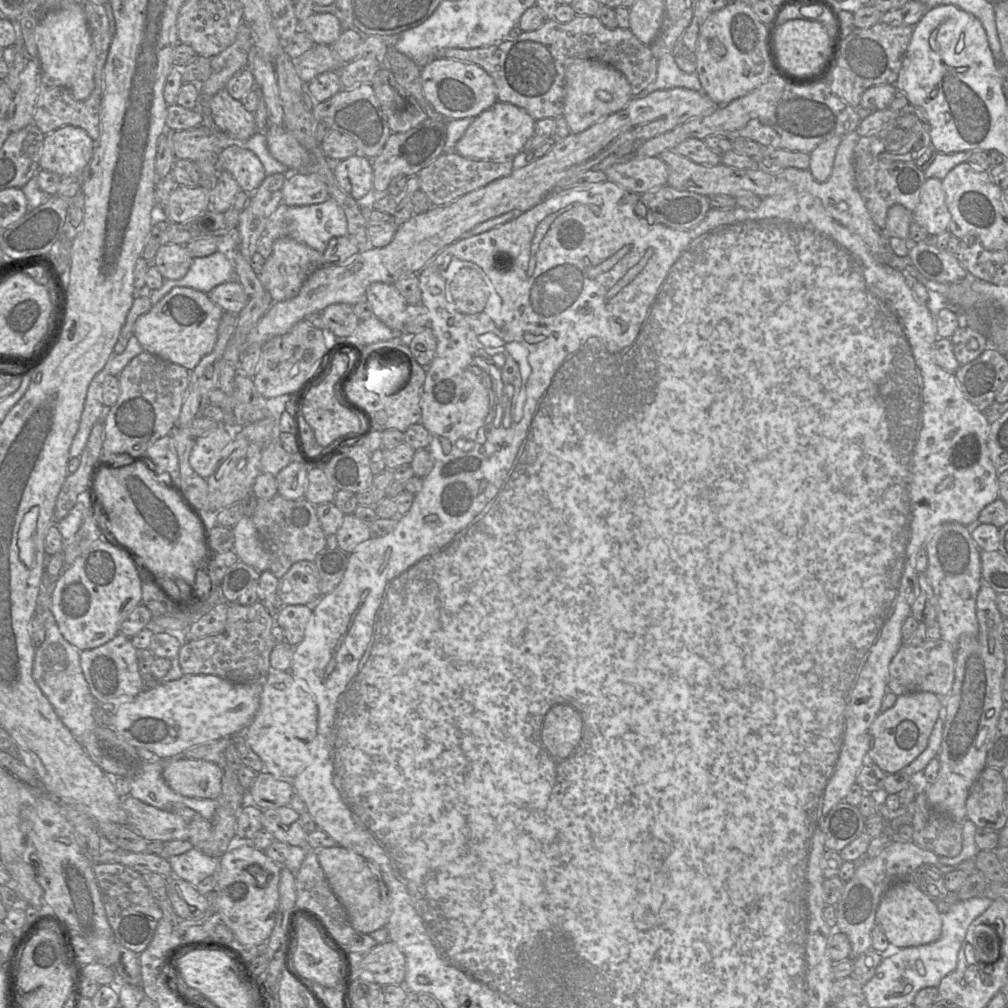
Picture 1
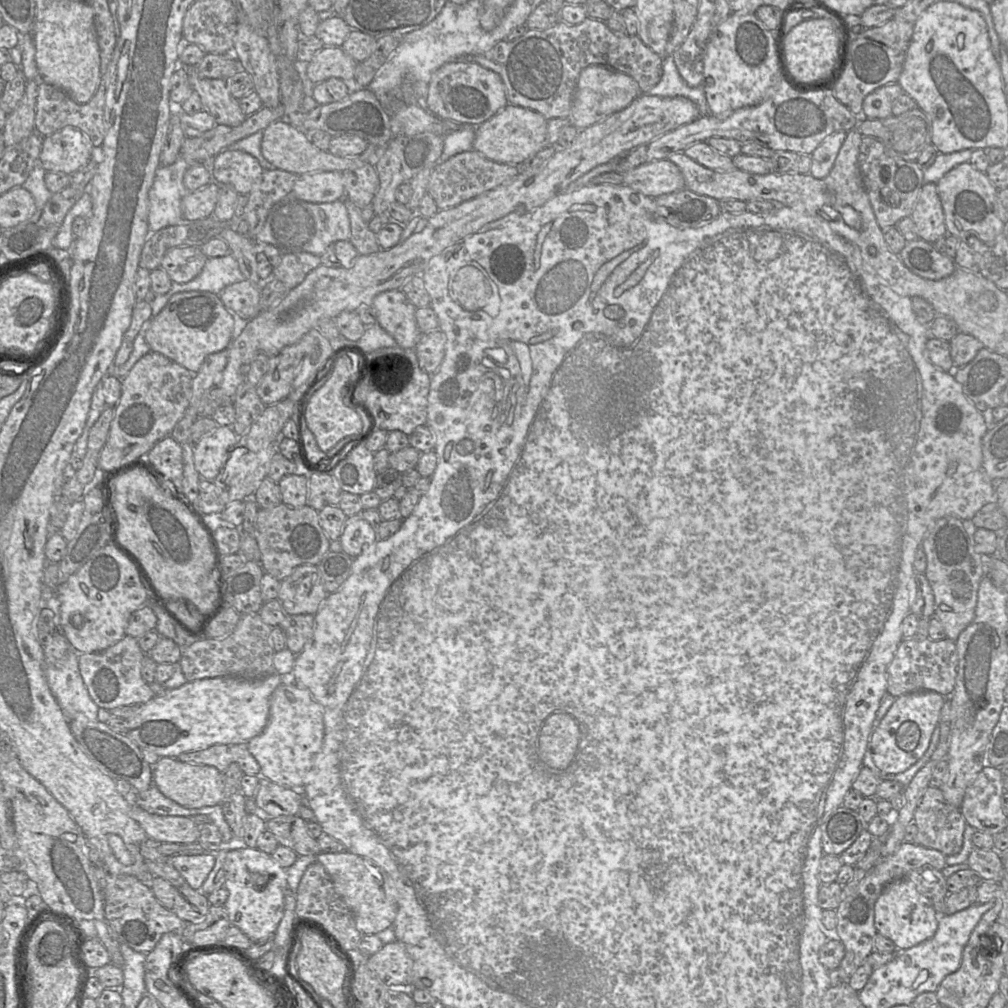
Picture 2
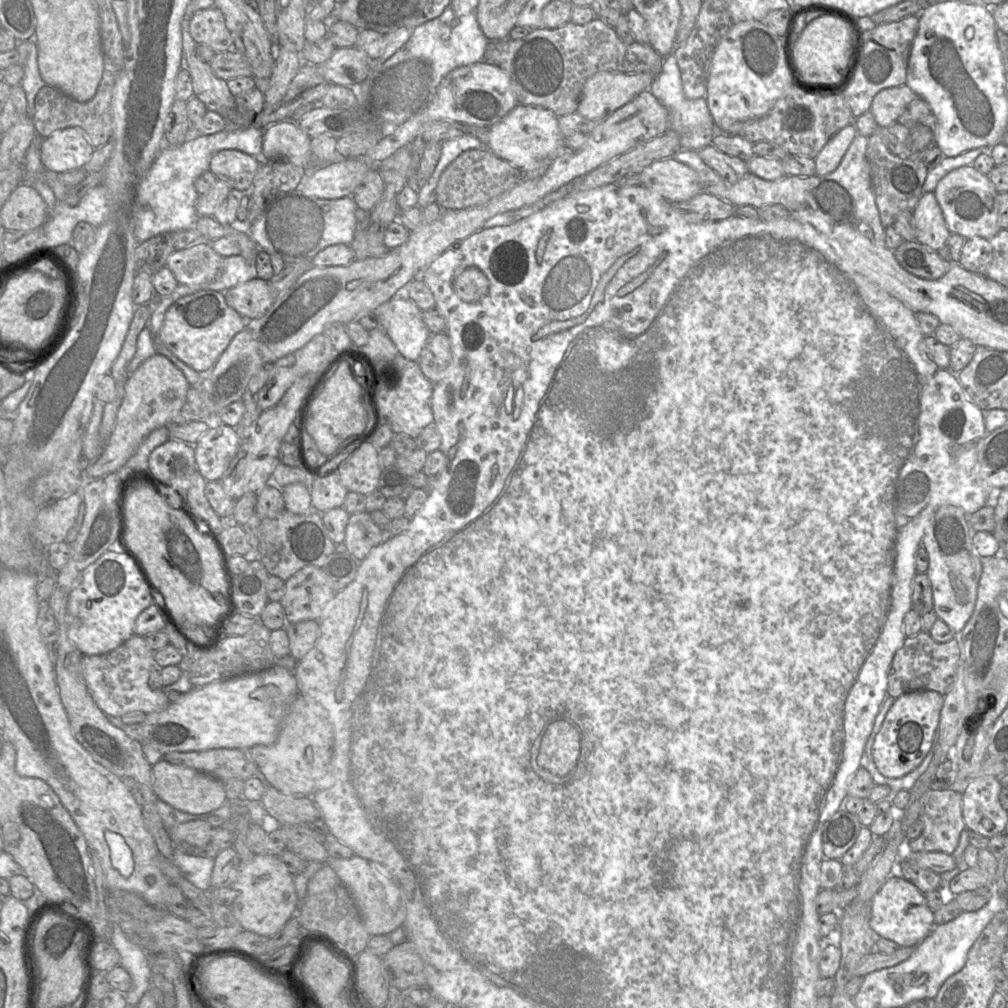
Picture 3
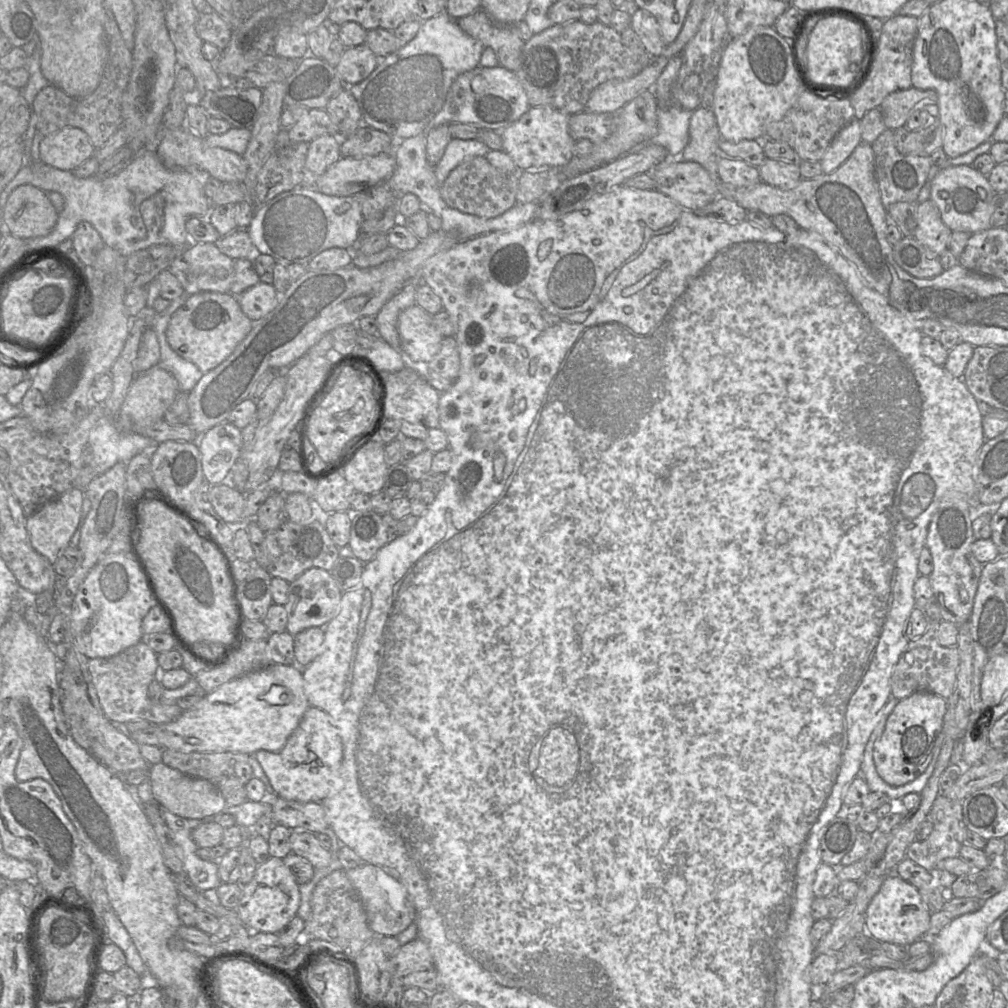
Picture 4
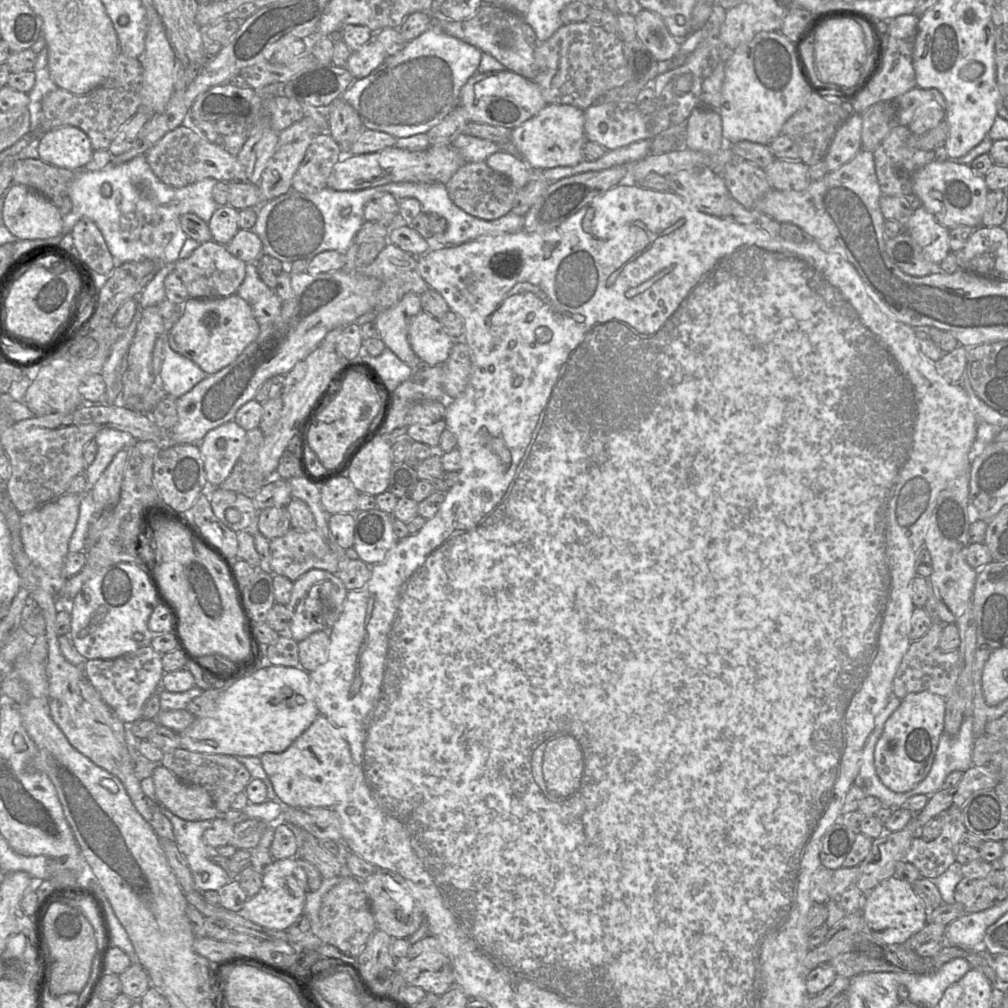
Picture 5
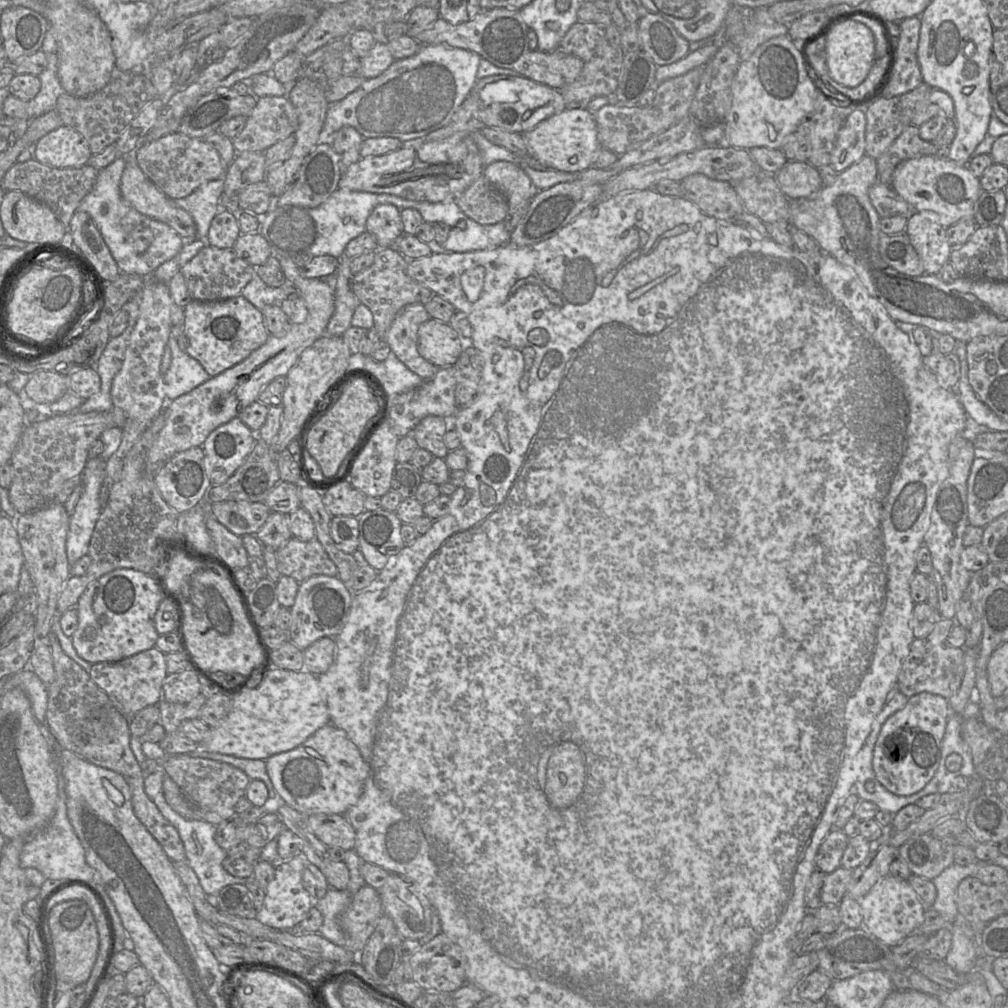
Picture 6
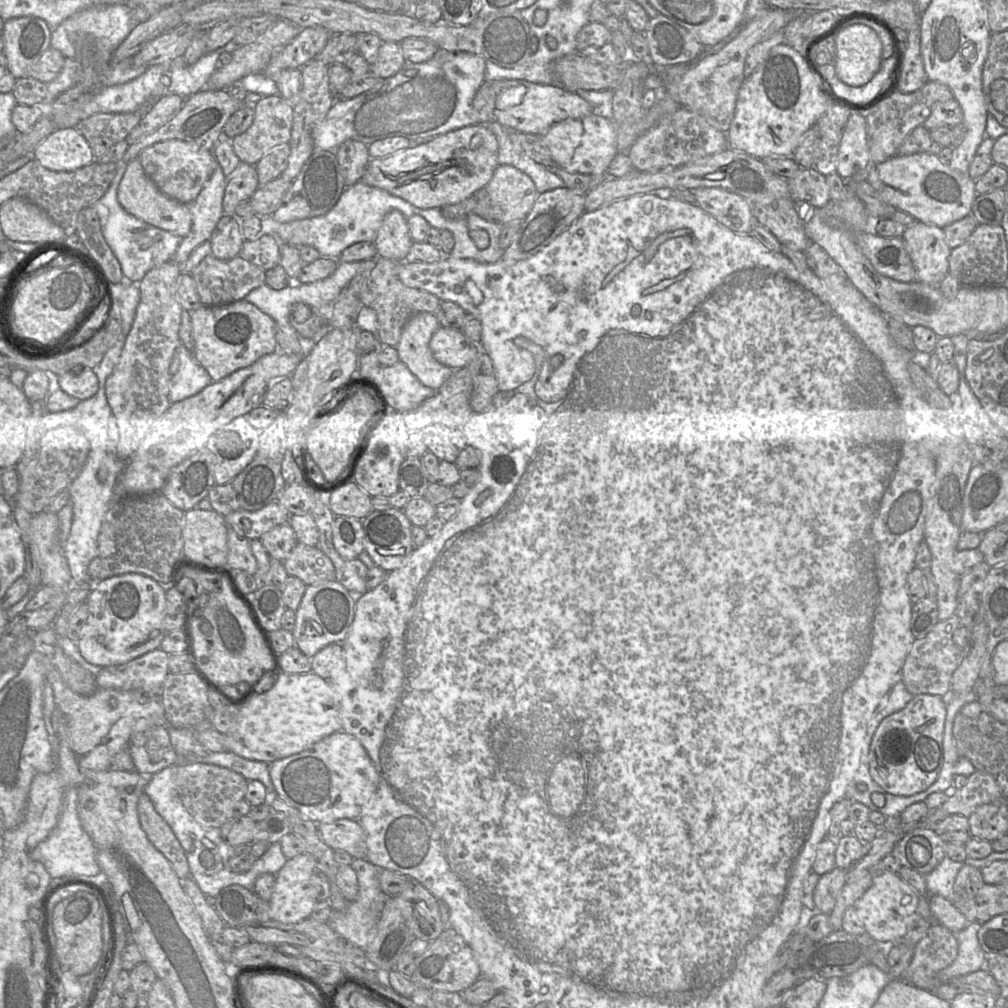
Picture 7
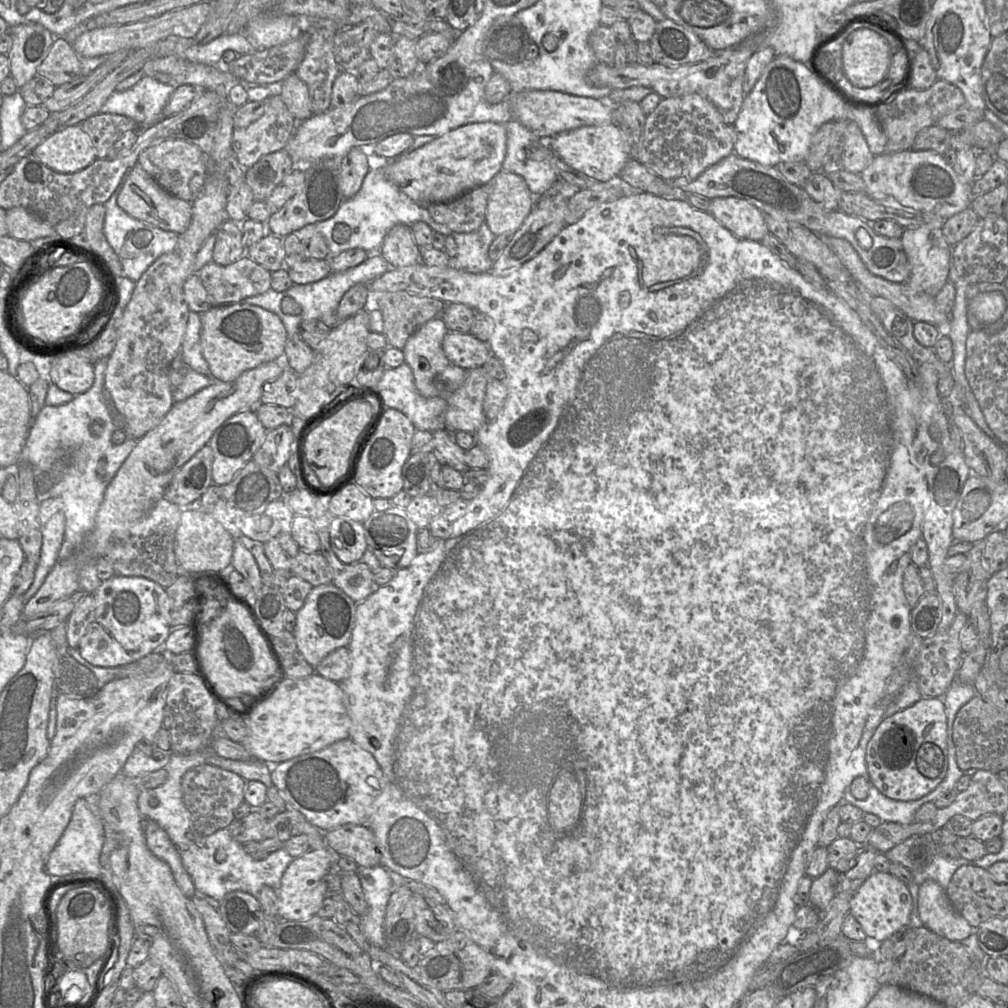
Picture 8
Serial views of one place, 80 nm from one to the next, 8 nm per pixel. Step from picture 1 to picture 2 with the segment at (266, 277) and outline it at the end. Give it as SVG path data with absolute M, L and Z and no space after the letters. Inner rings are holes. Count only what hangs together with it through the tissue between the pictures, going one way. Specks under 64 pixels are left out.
M308 252L281 255L280 264L273 269L272 276L291 290L299 285L313 269L321 265L320 256Z

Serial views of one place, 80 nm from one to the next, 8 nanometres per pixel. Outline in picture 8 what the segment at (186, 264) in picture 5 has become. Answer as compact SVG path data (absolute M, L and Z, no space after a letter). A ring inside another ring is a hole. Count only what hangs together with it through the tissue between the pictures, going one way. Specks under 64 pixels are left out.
M247 255L229 265L210 261L197 275L212 298L213 307L238 303L271 289L271 272Z

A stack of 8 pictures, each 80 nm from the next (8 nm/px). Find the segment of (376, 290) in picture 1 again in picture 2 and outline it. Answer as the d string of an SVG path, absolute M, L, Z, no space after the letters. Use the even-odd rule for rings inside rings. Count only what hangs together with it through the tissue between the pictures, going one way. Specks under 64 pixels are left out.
M401 289L379 293L373 300L378 324L389 333L397 345L415 349L421 332L417 326L416 307Z

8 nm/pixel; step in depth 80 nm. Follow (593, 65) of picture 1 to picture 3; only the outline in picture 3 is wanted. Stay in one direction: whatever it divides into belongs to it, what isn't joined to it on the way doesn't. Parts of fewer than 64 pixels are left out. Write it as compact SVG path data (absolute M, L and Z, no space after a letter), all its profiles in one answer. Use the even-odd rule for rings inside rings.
M597 72L586 81L576 113L602 121L647 90L654 79L649 73Z

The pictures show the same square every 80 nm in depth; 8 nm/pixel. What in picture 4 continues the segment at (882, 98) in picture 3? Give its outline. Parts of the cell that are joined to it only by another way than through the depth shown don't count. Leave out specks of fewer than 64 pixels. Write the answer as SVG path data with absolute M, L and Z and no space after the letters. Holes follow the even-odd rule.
M912 86L907 90L889 94L879 107L887 129L896 130L904 127L910 113L922 104L923 100L932 100L937 103L937 93L933 90L923 91Z

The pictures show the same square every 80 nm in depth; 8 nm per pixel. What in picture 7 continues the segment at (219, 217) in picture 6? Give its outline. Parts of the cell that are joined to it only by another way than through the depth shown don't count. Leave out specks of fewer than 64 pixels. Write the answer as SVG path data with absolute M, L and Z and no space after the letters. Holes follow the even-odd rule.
M223 213L210 238L211 254L218 259L232 259L239 255L243 242L240 220L234 214Z

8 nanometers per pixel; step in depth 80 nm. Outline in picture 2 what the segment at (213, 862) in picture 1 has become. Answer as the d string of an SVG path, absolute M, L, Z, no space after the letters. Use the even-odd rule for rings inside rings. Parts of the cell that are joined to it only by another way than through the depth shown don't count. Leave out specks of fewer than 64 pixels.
M177 854L169 858L169 863L180 873L185 882L194 890L199 890L215 865L215 854Z

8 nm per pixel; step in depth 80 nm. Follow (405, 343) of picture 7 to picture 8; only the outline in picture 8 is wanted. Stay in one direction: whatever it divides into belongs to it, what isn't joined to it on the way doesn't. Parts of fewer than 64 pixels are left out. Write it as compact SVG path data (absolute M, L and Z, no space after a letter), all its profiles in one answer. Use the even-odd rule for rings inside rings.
M435 317L423 324L406 342L403 353L405 363L410 366L417 391L426 398L447 398L464 382L467 371L451 363L446 357L442 343L448 333L441 317Z

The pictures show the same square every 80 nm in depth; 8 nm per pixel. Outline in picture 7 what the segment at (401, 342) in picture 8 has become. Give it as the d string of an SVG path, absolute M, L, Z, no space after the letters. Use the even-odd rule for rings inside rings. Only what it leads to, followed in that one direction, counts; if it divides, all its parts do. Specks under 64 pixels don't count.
M376 257L376 263L371 270L367 282L362 287L359 296L361 305L375 310L379 322L377 337L383 345L396 347L403 328L414 315L421 312L435 313L441 301L435 295L416 288L405 286L398 277L398 267L401 262L388 258Z

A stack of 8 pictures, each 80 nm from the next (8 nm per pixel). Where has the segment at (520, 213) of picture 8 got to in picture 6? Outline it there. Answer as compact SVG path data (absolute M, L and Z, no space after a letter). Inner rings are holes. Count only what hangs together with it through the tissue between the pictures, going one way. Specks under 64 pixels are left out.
M508 161L486 165L484 175L505 196L509 210L531 201L540 191L520 166Z

